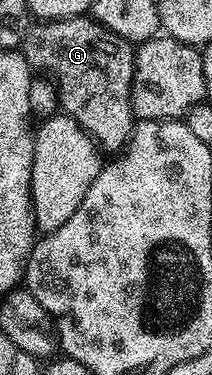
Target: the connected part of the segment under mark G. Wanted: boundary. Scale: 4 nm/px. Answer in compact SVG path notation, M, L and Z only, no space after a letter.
M77 16L40 20L29 25L22 53L33 71L51 75L59 89L59 109L69 114L95 139L97 146L111 152L123 147L134 125L131 89L133 43L122 40L122 36L110 32L110 28L91 16Z

